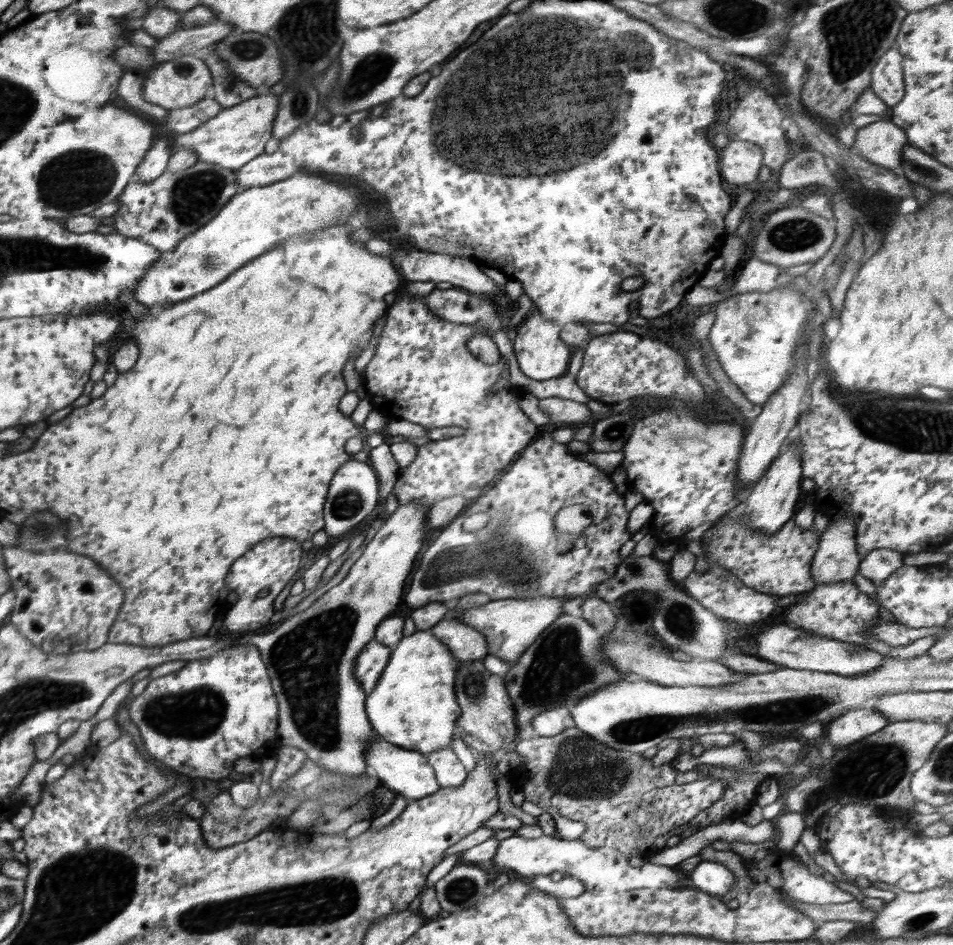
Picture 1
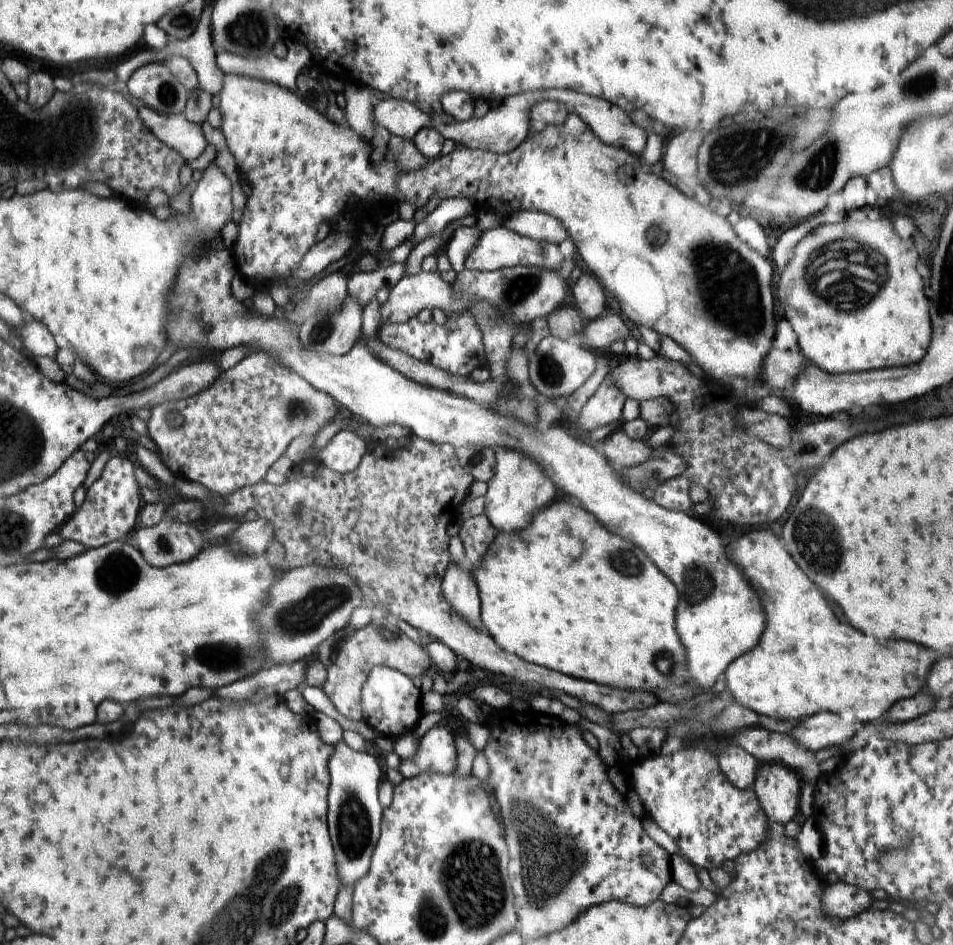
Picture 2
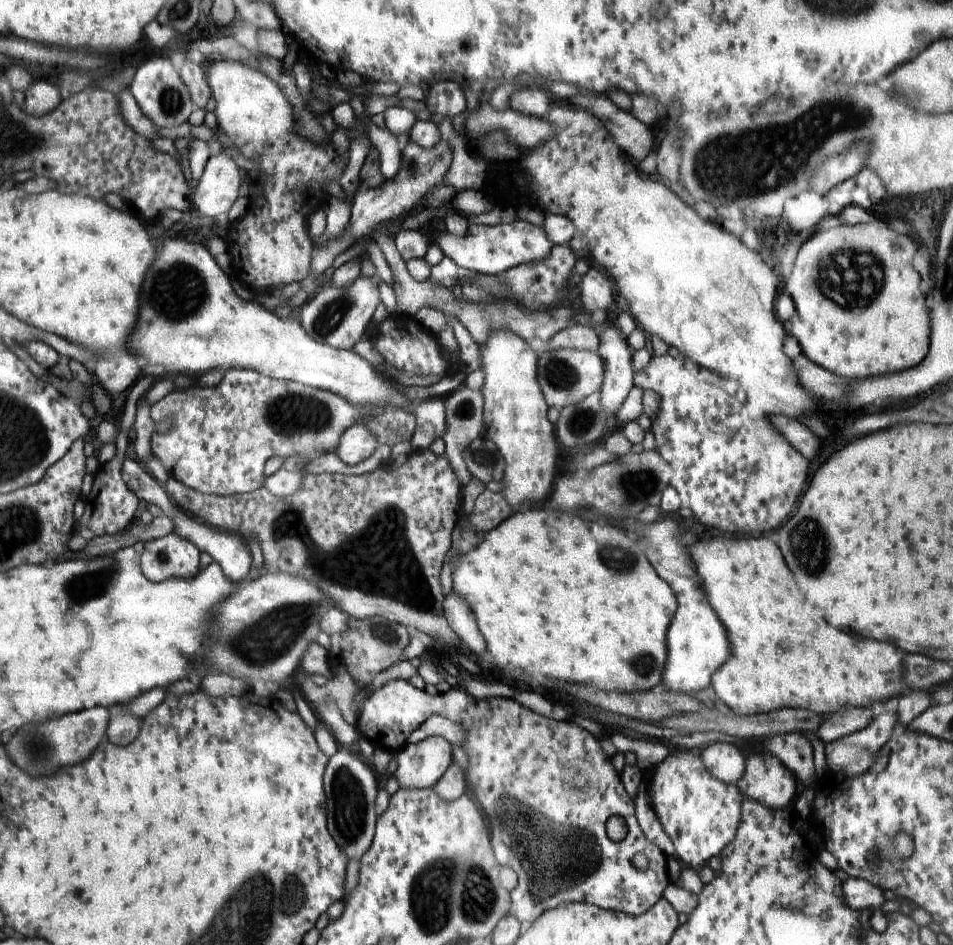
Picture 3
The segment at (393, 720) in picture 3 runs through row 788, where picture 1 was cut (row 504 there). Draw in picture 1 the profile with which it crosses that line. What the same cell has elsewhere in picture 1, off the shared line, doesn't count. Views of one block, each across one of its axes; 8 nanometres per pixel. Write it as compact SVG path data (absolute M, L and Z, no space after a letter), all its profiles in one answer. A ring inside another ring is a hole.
M544 434L542 437L540 436L533 440L531 444L512 461L512 464L500 473L497 480L484 491L483 496L480 496L470 506L466 507L450 524L443 527L440 535L432 542L431 546L428 546L426 552L422 554L422 558L420 558L418 570L416 570L414 576L412 576L410 594L408 594L408 598L406 598L408 606L412 606L412 608L422 608L422 606L434 602L452 604L450 598L460 598L460 596L466 596L466 594L472 594L472 592L488 594L492 601L506 598L538 598L539 596L565 596L565 598L576 598L577 596L582 596L582 594L595 592L601 582L610 580L618 569L618 566L622 563L623 558L620 558L619 550L632 536L632 534L628 532L628 529L626 529L629 512L625 507L624 495L620 495L616 492L616 486L610 475L606 474L603 470L599 470L594 464L590 464L590 462L586 462L586 460L582 460L580 457L578 458L577 455L578 454L574 454L568 450L565 444L554 442L549 434ZM572 504L589 505L593 517L592 524L588 527L588 530L584 530L584 532L574 540L574 544L572 544L570 550L566 550L566 552L554 550L554 548L556 548L556 530L554 530L552 518L558 514L558 510L562 510L562 508L566 508L566 506L572 506ZM477 512L485 512L490 517L490 520L488 520L486 526L478 530L473 530L472 532L466 532L463 529L465 518Z

